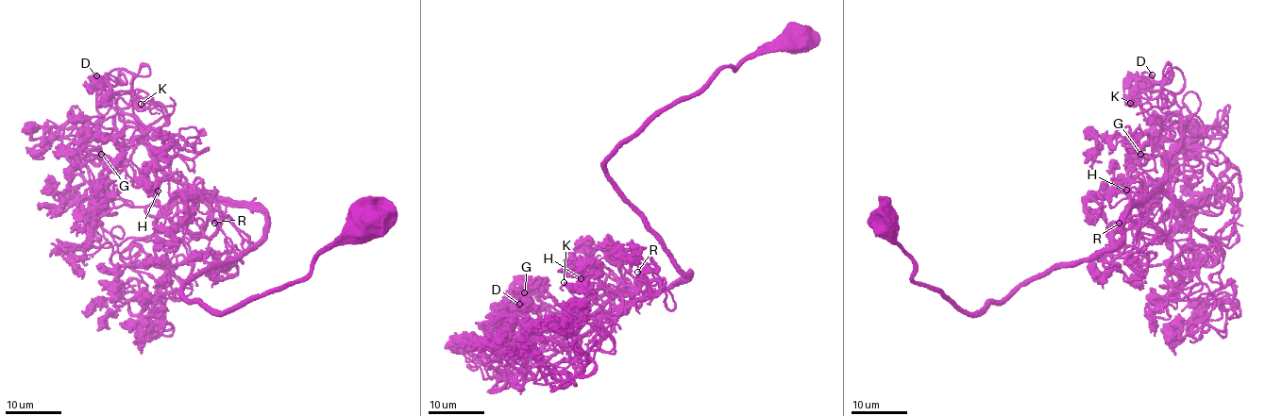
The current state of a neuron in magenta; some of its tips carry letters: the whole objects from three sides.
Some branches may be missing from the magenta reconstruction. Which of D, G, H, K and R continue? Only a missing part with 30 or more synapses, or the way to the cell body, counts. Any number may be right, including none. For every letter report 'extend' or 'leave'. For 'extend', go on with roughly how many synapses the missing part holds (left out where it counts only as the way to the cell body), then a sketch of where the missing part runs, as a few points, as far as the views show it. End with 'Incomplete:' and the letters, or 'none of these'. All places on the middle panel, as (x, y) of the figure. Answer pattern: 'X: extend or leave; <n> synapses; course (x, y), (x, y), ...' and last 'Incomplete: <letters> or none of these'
D: leave
G: leave
H: leave
K: extend; 45 synapses; course (564, 282), (557, 282), (548, 275), (546, 269), (554, 258), (552, 252), (548, 250)
R: leave
Incomplete: K

